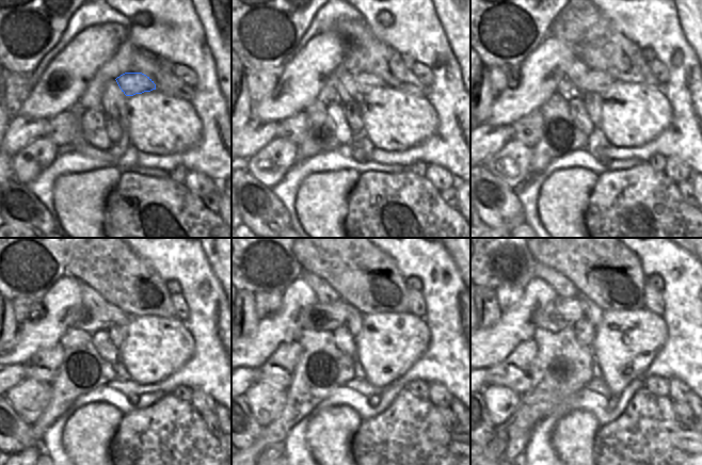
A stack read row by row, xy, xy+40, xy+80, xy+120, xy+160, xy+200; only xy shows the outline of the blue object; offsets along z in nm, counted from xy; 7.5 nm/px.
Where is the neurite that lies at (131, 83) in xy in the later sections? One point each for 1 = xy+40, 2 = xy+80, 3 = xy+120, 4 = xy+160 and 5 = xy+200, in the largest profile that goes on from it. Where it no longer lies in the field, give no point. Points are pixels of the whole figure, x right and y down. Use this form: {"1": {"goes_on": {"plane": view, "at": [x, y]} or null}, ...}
{"1": {"goes_on": {"plane": "xy+40", "at": [366, 81]}}, "2": {"goes_on": {"plane": "xy+80", "at": [599, 81]}}, "3": {"goes_on": {"plane": "xy+120", "at": [111, 315]}}, "4": {"goes_on": {"plane": "xy+160", "at": [322, 317]}}, "5": {"goes_on": {"plane": "xy+200", "at": [561, 313]}}}

